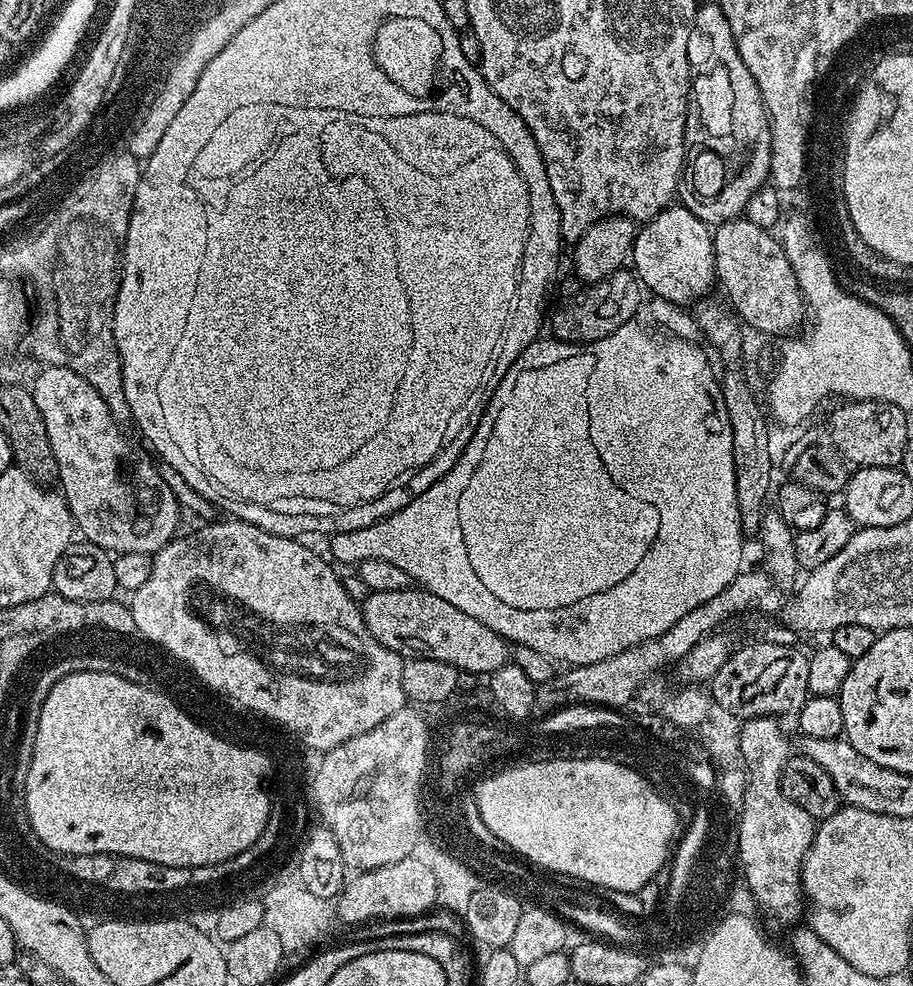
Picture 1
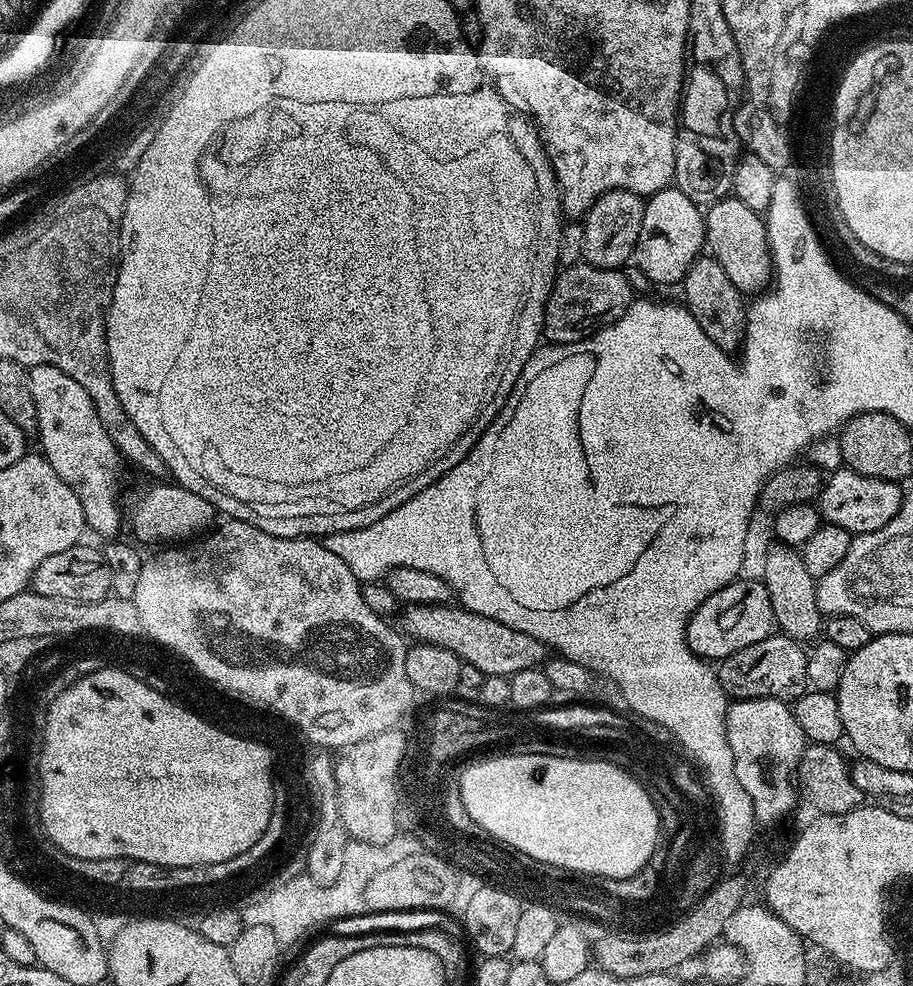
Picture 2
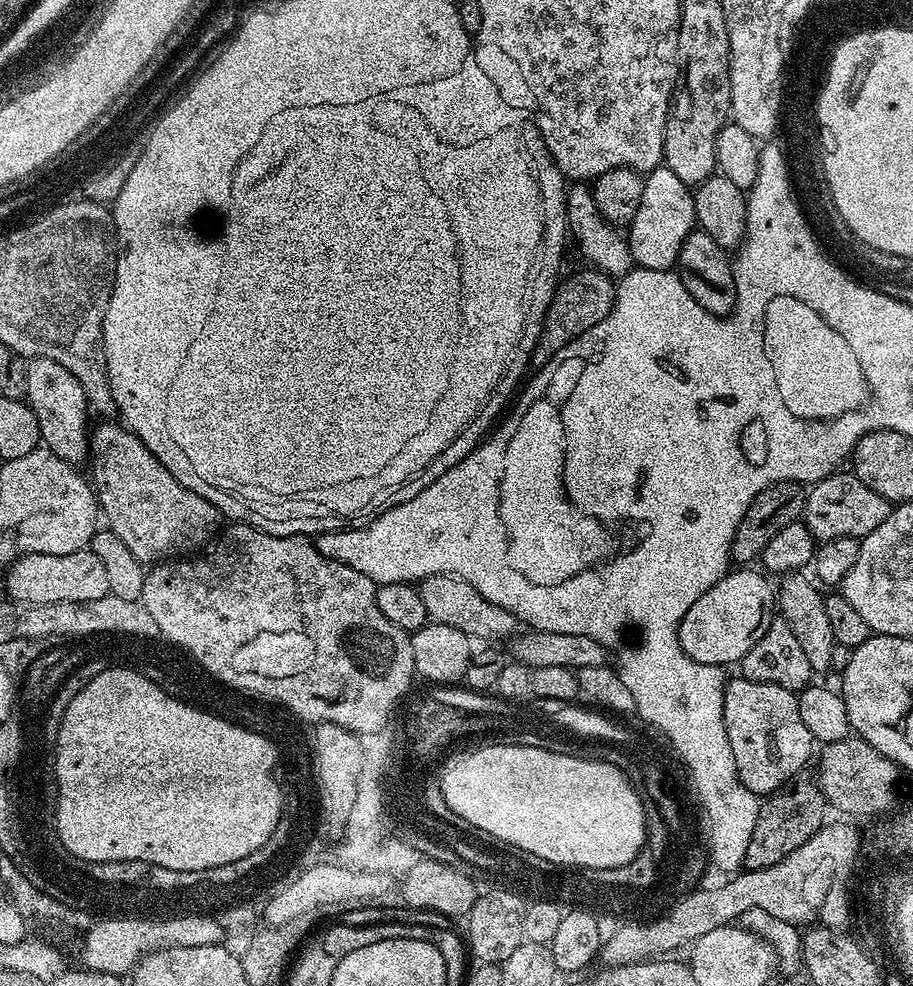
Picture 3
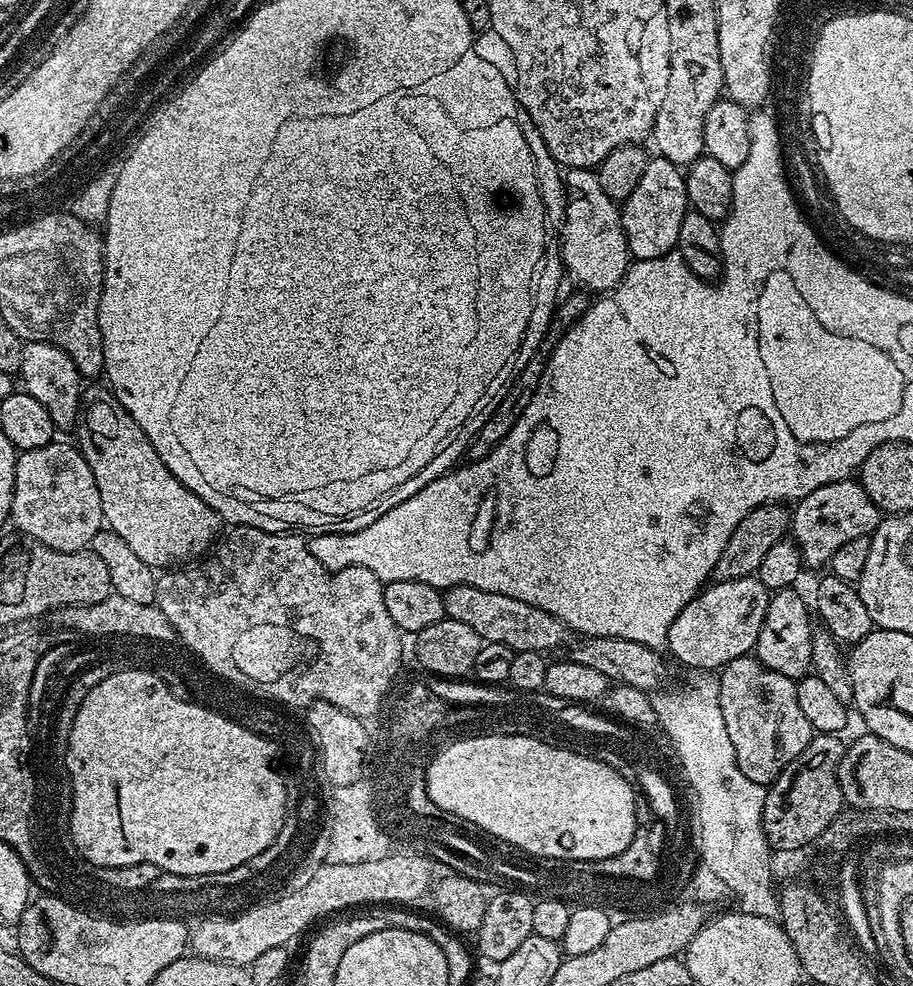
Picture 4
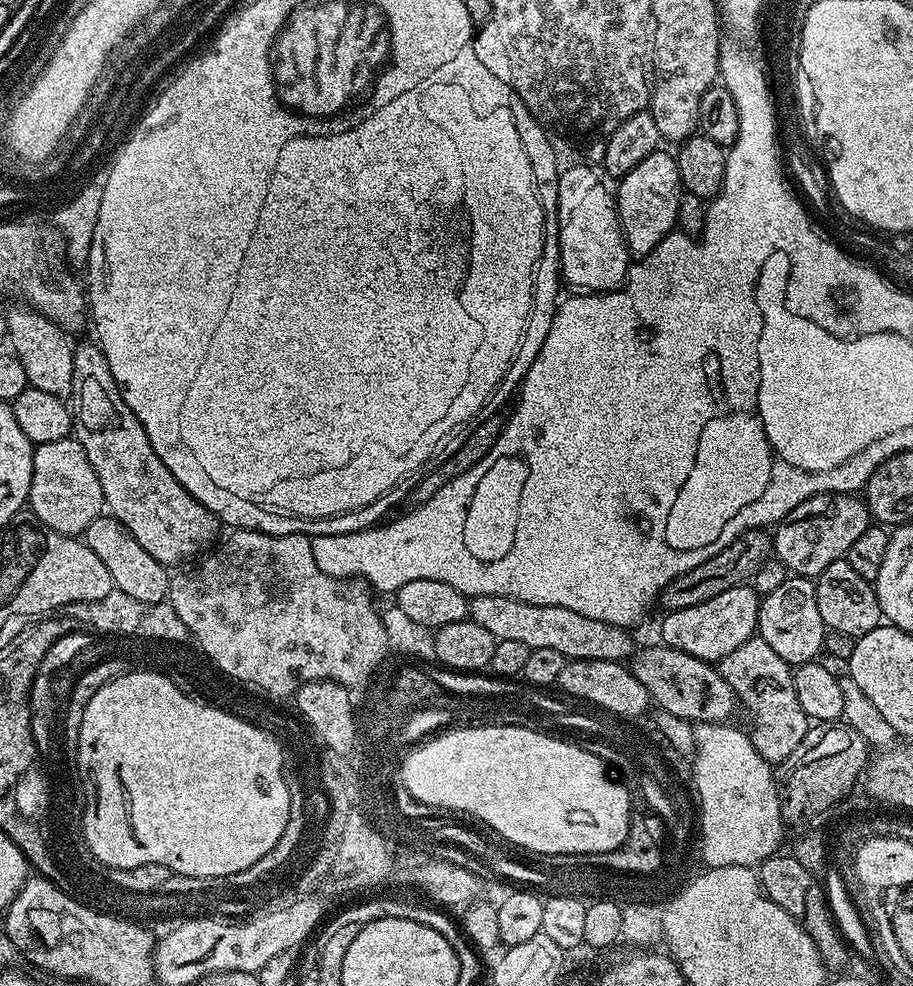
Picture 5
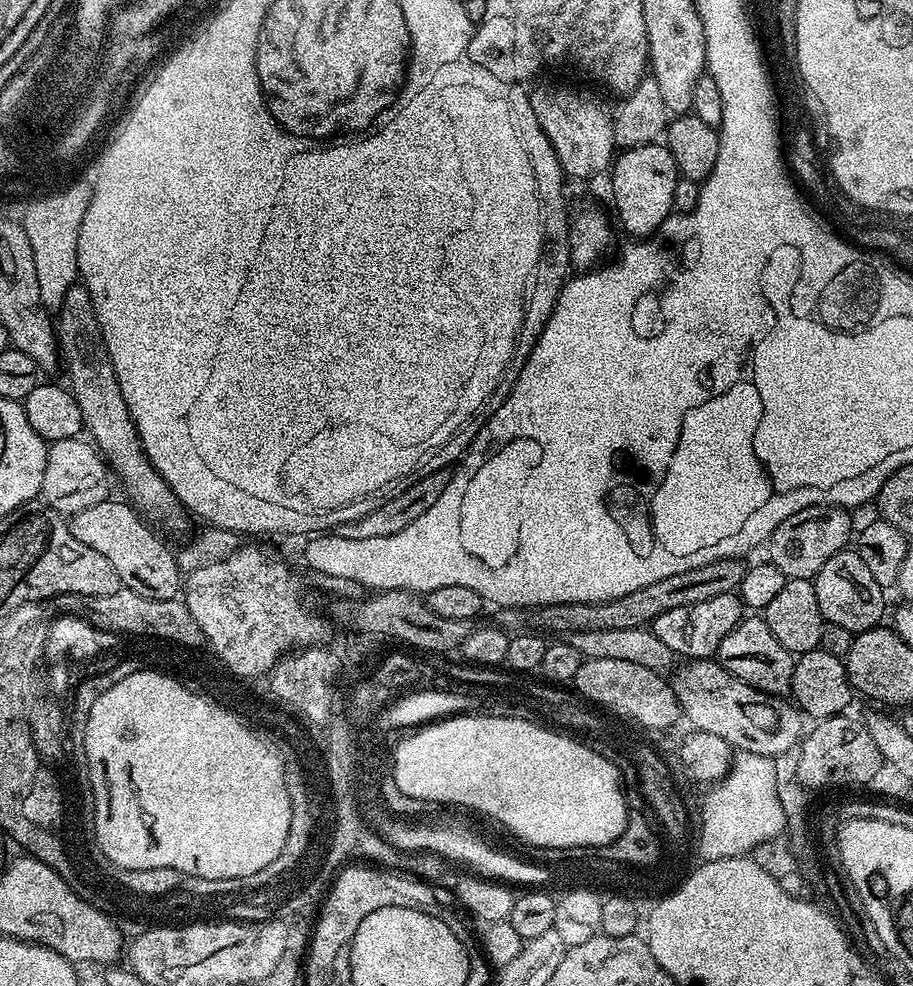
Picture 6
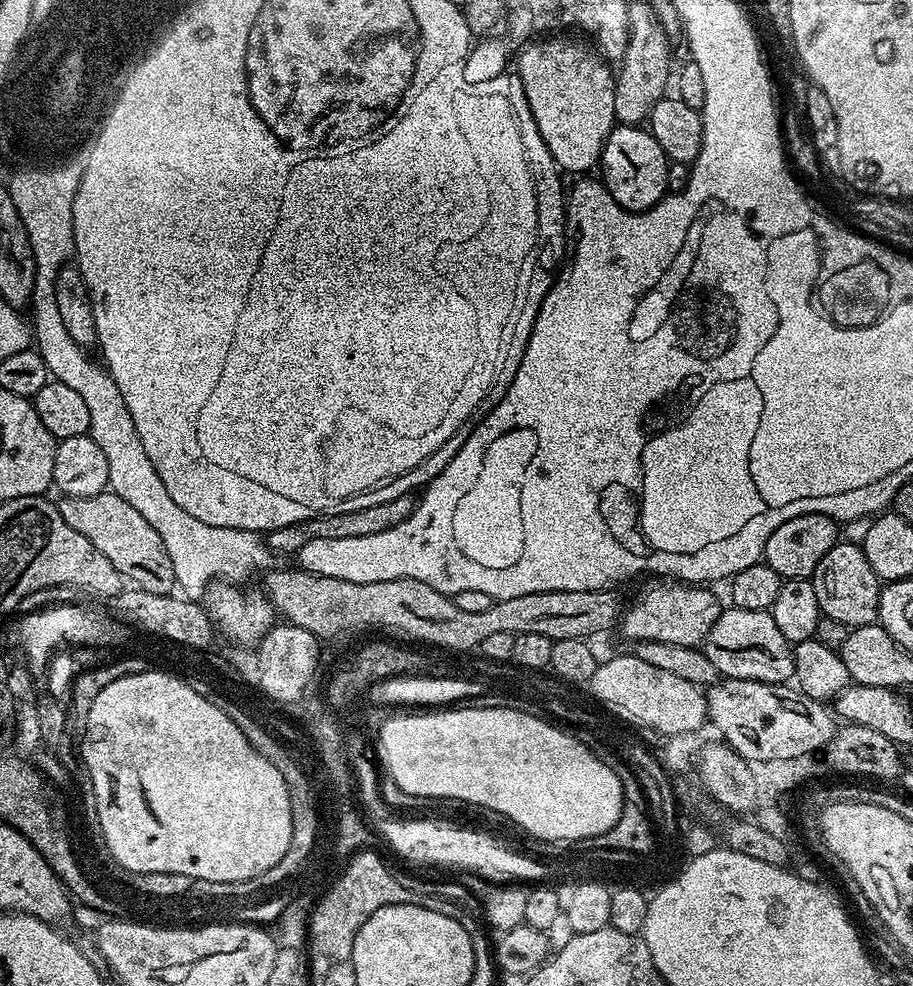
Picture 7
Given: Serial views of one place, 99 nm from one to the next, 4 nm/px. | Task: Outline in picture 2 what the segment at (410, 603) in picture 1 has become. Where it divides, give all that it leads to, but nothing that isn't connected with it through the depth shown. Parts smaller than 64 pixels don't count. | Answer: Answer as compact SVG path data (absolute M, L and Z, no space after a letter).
M409 604L403 609L405 637L422 644L433 644L450 650L463 663L478 666L486 676L507 676L511 678L522 670L540 668L550 656L550 649L538 638L522 634L522 630L510 630L494 618L474 614L463 606L452 608L448 604Z

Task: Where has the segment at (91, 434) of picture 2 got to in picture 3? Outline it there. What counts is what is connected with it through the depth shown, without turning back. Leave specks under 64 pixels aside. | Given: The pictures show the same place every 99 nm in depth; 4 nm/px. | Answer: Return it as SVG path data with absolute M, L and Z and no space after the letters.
M38 358L27 361L26 370L26 403L34 410L40 427L40 438L43 447L48 448L58 458L69 460L79 465L80 459L89 455L90 409L88 399L74 374L50 358Z

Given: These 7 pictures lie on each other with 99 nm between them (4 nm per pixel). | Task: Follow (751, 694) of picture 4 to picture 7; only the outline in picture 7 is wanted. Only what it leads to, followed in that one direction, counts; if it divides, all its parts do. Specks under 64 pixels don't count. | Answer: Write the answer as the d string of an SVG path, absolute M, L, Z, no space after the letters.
M731 606L720 613L718 622L704 639L702 651L714 662L717 673L730 680L757 680L767 684L782 684L793 679L793 645L778 630L771 611L742 610Z

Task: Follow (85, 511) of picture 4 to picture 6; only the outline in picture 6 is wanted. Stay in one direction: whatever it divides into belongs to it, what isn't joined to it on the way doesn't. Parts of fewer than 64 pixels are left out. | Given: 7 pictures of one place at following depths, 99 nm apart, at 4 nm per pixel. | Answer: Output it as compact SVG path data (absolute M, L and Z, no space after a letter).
M87 439L53 440L48 444L46 474L42 474L43 503L61 514L86 510L86 506L94 506L94 502L109 499L108 476L110 478L108 464Z

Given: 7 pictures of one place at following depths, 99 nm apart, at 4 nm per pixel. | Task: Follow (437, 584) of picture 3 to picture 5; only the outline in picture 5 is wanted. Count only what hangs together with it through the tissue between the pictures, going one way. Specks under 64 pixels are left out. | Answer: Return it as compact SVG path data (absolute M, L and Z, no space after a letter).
M474 596L470 600L470 616L494 638L523 642L527 648L558 650L565 661L570 660L619 660L627 661L633 655L632 632L610 622L598 622L598 618L586 618L586 614L574 614L566 606L534 606L530 602L518 602L518 598L501 596Z

